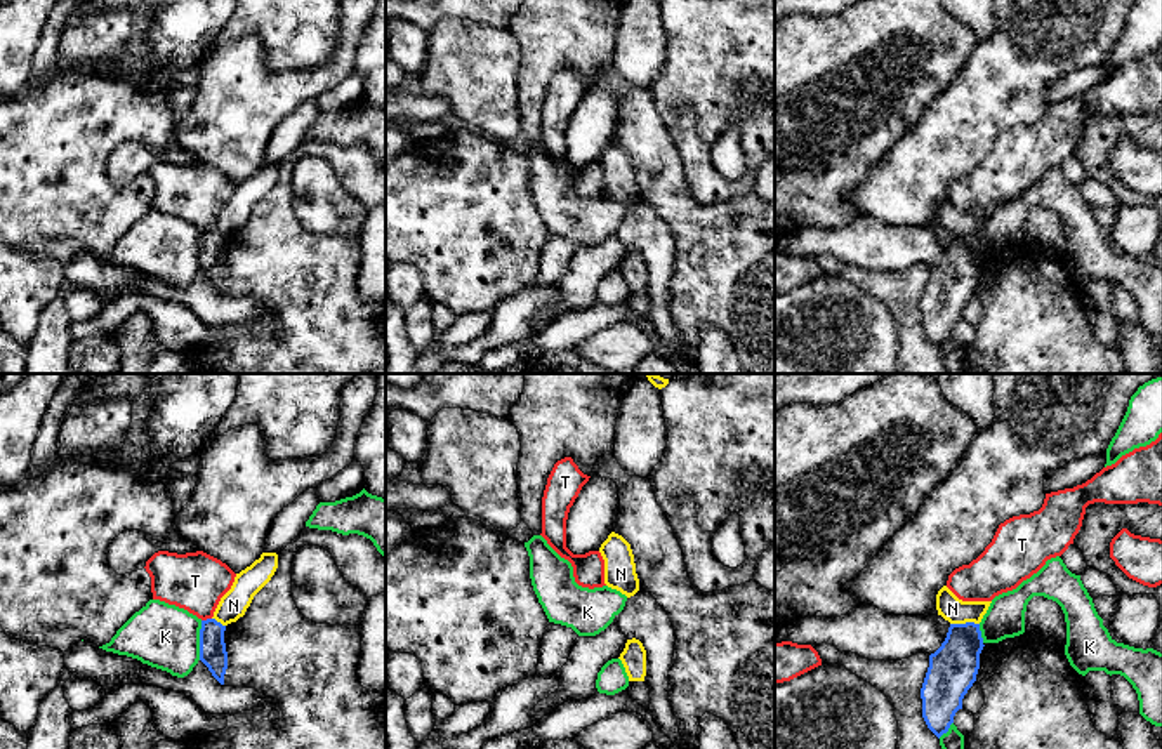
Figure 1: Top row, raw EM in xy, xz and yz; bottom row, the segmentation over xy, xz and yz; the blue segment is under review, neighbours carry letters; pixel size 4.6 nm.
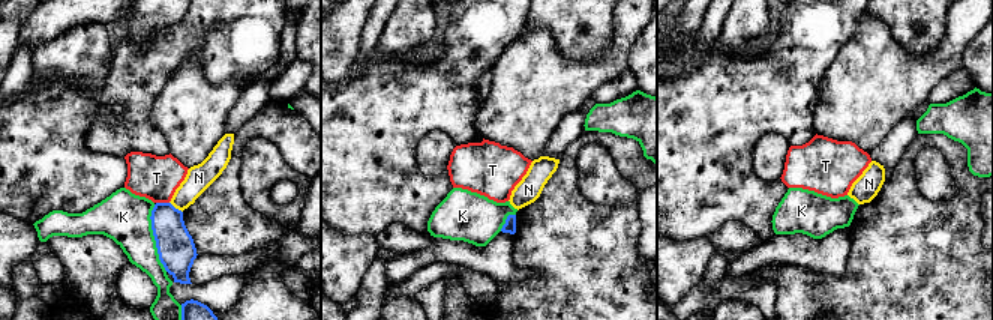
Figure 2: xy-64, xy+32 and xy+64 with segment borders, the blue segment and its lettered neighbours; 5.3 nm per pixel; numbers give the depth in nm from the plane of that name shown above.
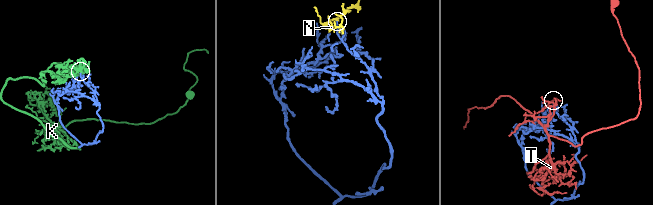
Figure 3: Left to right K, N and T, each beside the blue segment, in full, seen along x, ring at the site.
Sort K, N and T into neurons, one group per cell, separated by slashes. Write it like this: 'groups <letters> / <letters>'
groups K / N / T

